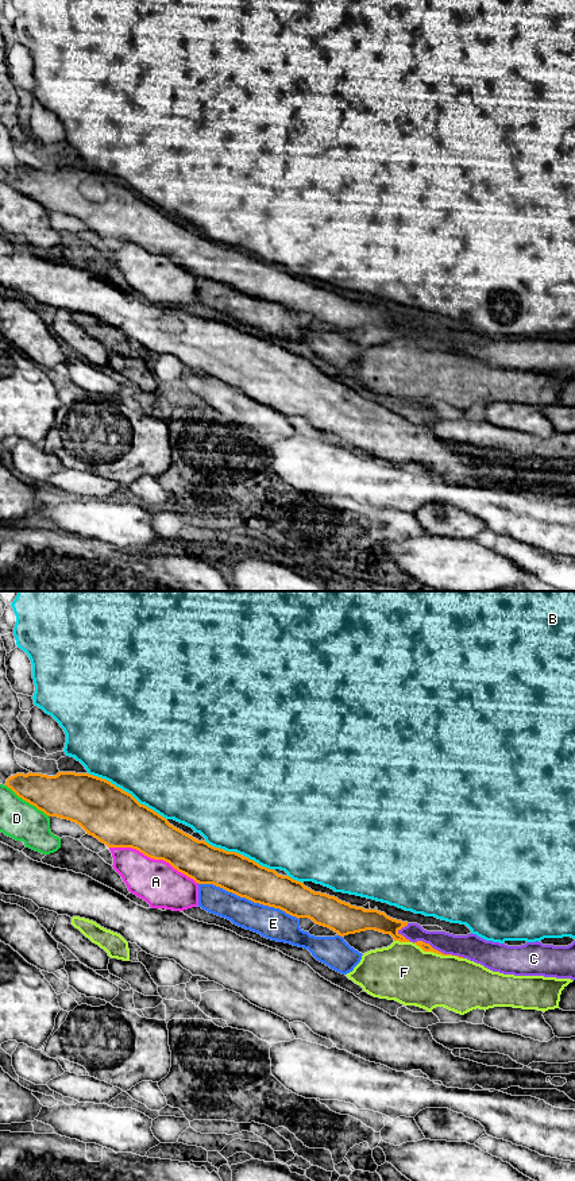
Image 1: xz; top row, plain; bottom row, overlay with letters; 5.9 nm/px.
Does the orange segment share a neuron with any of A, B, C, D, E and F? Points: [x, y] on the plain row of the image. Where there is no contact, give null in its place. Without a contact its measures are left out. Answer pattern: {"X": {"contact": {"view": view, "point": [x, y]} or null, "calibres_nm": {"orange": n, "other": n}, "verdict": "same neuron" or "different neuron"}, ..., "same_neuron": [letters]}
{"A": {"contact": {"view": "xz", "point": [154, 254]}, "calibres_nm": {"orange": 280, "other": 260}, "verdict": "different neuron"}, "B": {"contact": {"view": "xz", "point": [127, 188]}, "calibres_nm": {"orange": 320, "other": 500}, "verdict": "different neuron"}, "C": {"contact": {"view": "xz", "point": [432, 343]}, "calibres_nm": {"orange": 50, "other": 150}, "verdict": "same neuron"}, "D": {"contact": {"view": "xz", "point": [27, 196]}, "calibres_nm": {"orange": 280, "other": 240}, "verdict": "different neuron"}, "E": {"contact": {"view": "xz", "point": [249, 294]}, "calibres_nm": {"orange": 220, "other": 190}, "verdict": "different neuron"}, "F": {"contact": {"view": "xz", "point": [433, 347]}, "calibres_nm": {"orange": 50, "other": 360}, "verdict": "different neuron"}, "same_neuron": ["C"]}

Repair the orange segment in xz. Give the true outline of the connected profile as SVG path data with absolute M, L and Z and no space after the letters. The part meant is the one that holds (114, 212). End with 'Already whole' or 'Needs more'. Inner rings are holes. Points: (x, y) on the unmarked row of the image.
M30 167L8 173L5 181L46 211L76 217L86 229L108 243L132 243L150 254L163 255L198 279L213 279L254 298L279 304L298 314L309 313L340 332L375 325L390 329L394 336L410 337L398 328L408 321L408 317L393 314L378 305L364 305L335 292L314 287L304 278L278 270L274 265L262 262L236 247L227 247L198 236L105 174L76 167L58 167L55 171Z. Already whole

